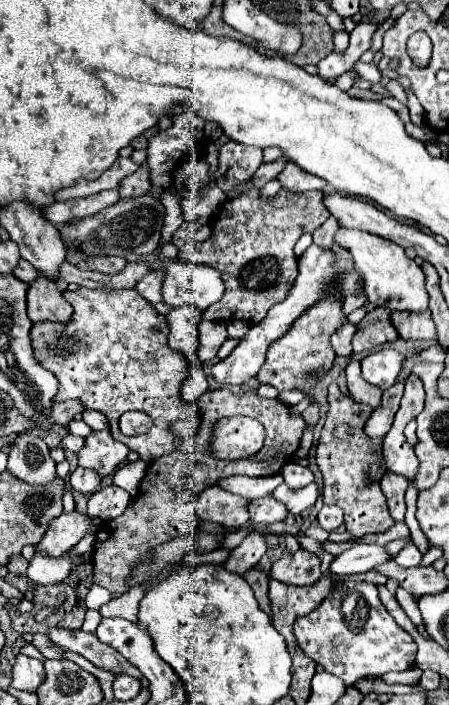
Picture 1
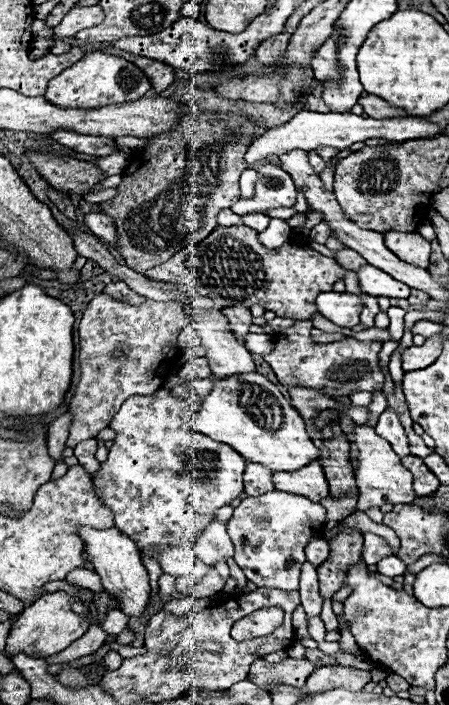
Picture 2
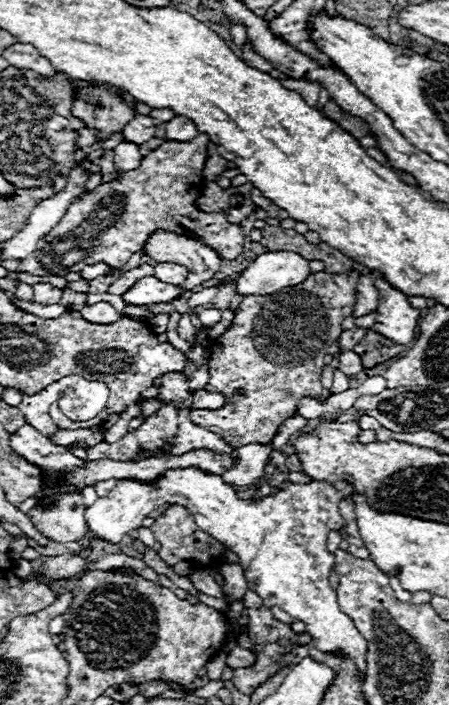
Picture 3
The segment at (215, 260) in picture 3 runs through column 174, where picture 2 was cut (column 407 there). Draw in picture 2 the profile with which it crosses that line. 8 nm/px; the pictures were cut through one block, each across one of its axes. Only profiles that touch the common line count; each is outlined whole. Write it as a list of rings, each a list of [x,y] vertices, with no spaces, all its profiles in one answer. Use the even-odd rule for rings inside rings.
[[[386,232],[384,242],[404,262],[418,266],[418,268],[428,268],[428,264],[430,264],[430,242],[424,240],[420,234]]]

